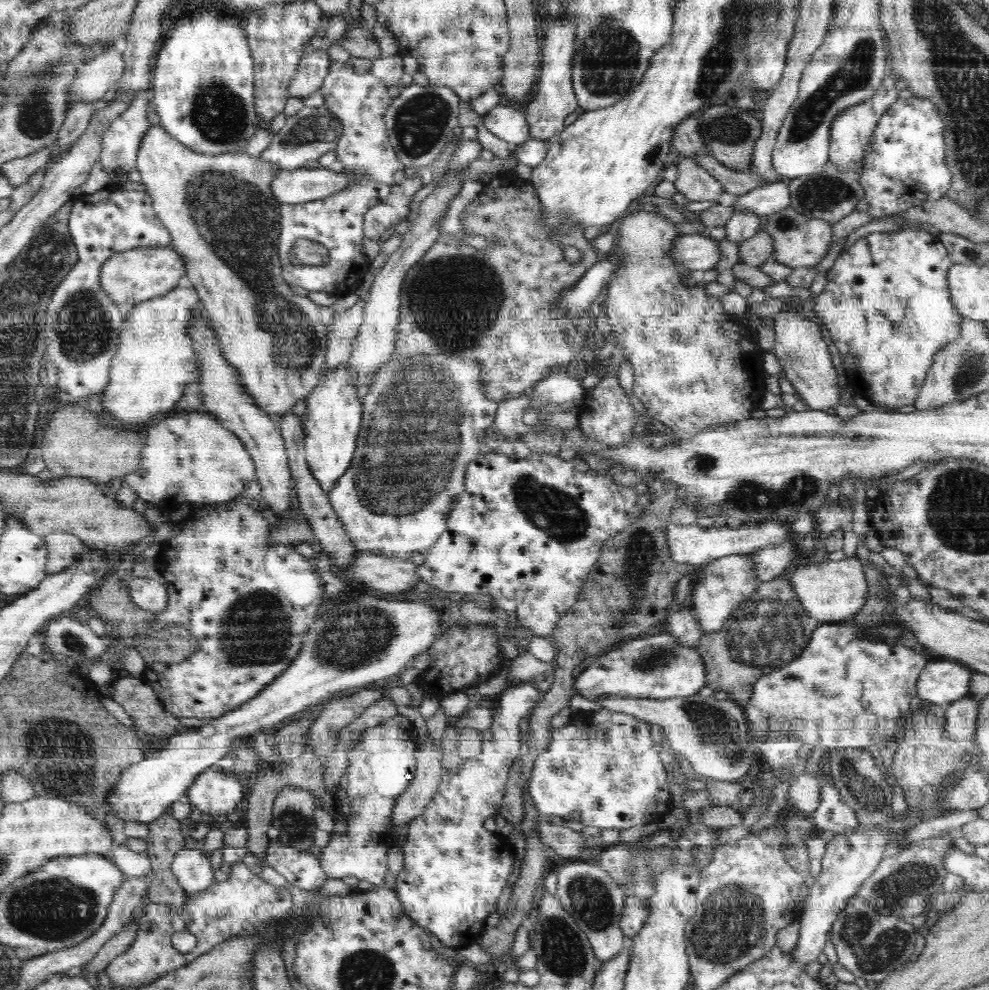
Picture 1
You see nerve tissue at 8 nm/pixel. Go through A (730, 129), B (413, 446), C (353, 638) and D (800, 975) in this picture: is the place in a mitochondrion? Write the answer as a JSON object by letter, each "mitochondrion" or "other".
{"A":"mitochondrion","B":"mitochondrion","C":"mitochondrion","D":"other"}

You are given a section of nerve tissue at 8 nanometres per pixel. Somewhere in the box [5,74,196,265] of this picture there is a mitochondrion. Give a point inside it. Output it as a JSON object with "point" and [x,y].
{"point":[34,120]}

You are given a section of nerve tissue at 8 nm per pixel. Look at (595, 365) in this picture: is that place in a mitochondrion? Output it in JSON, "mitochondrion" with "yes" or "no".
{"mitochondrion":"no"}

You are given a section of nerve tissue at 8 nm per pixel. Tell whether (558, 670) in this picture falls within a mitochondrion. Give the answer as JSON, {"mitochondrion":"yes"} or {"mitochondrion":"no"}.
{"mitochondrion":"no"}

